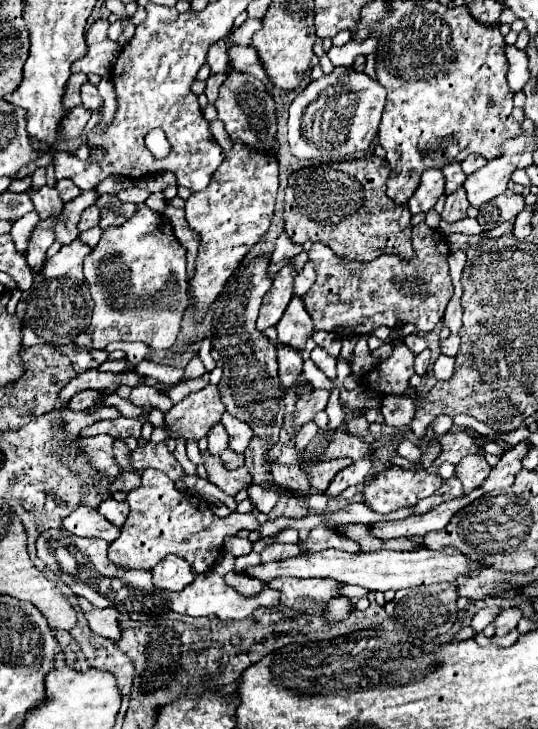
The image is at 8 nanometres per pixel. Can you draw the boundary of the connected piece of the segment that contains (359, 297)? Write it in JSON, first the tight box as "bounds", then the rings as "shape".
{"bounds":[302,223,454,335],"shape":[[[420,223],[412,229],[412,247],[416,253],[412,261],[404,261],[396,255],[382,255],[374,261],[360,263],[360,261],[340,259],[338,255],[332,253],[332,249],[324,247],[322,243],[314,243],[308,251],[308,261],[314,263],[316,283],[302,297],[306,311],[314,321],[314,329],[322,329],[326,333],[338,333],[338,335],[352,335],[352,333],[370,333],[380,325],[392,329],[396,323],[414,323],[420,333],[432,331],[436,323],[442,319],[444,309],[454,291],[448,263],[446,263],[450,249],[442,233],[438,229],[430,229],[426,223]]]}

